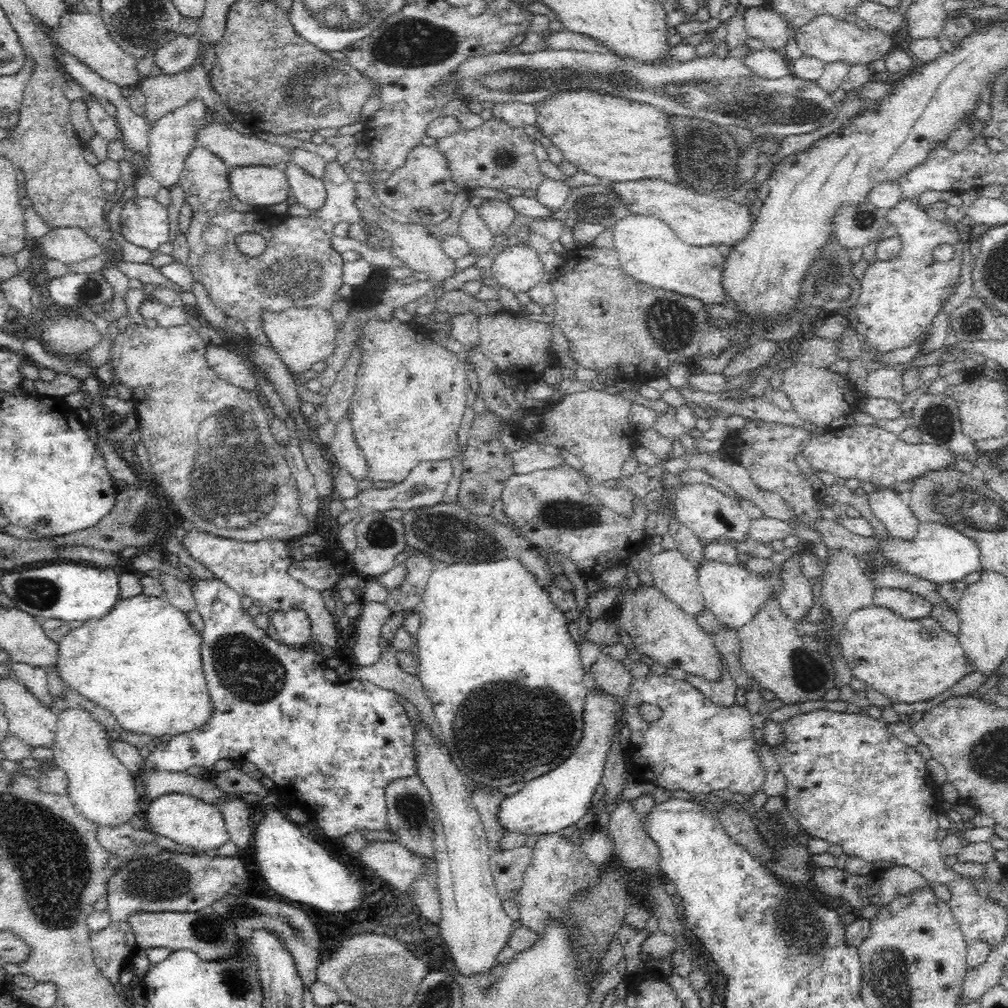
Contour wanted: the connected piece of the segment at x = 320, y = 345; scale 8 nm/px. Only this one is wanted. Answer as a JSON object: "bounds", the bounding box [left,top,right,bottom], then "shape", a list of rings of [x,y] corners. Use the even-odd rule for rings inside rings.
{"bounds":[262,307,337,374],"shape":[[[292,307],[278,314],[262,312],[262,325],[272,348],[292,374],[312,370],[312,365],[325,362],[336,347],[337,326],[331,312],[323,308]]]}

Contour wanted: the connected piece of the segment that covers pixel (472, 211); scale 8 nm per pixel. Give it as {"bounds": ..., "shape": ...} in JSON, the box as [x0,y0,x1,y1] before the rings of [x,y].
{"bounds":[456,205,496,258],"shape":[[[469,205],[461,214],[456,234],[465,238],[470,245],[470,253],[482,258],[494,247],[496,236],[490,232],[487,222],[479,215],[475,206]]]}

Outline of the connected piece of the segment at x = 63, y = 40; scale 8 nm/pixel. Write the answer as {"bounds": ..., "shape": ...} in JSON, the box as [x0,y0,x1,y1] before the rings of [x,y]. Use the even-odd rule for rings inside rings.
{"bounds":[47,11,144,88],"shape":[[[88,11],[62,13],[59,27],[50,29],[47,33],[57,44],[59,50],[63,49],[63,52],[74,54],[82,64],[103,76],[104,80],[109,80],[121,87],[133,88],[138,86],[144,78],[136,69],[138,61],[130,53],[124,52],[124,49],[112,40],[103,18],[98,14]]]}

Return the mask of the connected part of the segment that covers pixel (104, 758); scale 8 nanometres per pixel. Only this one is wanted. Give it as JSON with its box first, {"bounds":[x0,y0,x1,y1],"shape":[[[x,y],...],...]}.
{"bounds":[53,708,144,827],"shape":[[[66,708],[58,714],[56,722],[56,736],[53,742],[53,756],[55,763],[64,770],[68,777],[67,796],[74,804],[74,809],[82,817],[96,823],[99,827],[121,826],[130,823],[135,815],[142,814],[144,804],[141,803],[139,793],[136,791],[134,774],[114,756],[109,746],[110,740],[106,735],[106,728],[101,722],[95,719],[87,710],[83,708]]]}

